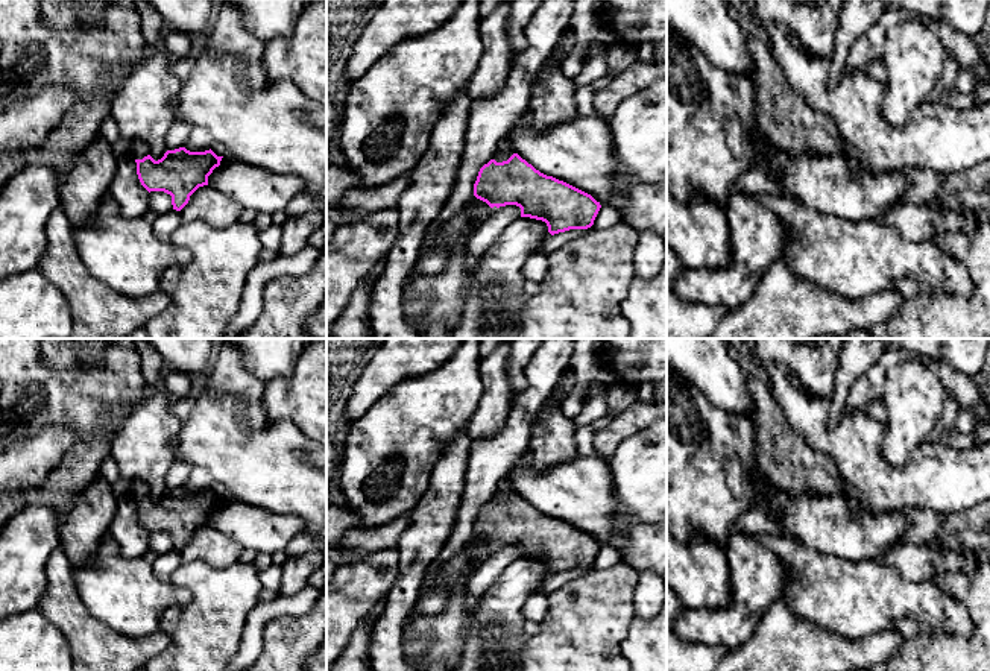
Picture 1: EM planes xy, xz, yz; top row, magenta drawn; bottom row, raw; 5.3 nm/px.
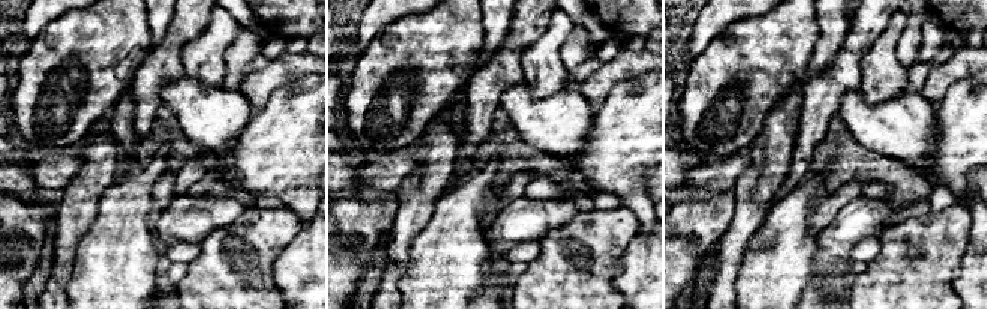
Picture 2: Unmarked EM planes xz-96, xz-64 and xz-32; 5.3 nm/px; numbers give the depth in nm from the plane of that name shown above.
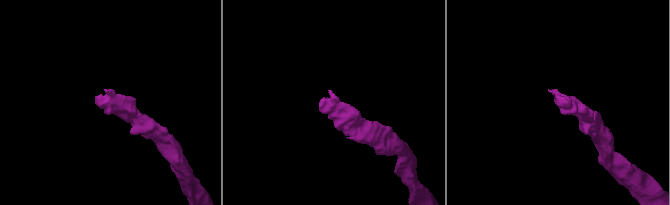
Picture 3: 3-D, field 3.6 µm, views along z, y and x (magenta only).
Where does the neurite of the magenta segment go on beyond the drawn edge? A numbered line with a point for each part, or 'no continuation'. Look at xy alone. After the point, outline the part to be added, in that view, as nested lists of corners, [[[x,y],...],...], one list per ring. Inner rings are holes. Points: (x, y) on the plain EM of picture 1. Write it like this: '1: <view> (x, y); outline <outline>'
1: xy (138, 491); outline [[[132,483],[131,495],[132,495],[135,499],[143,499],[144,496],[149,495],[149,489],[147,489],[147,486],[143,484],[143,483]]]

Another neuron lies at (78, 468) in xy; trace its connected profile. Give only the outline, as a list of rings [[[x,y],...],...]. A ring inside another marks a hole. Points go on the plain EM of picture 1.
[[[96,436],[76,440],[52,469],[41,489],[50,496],[47,506],[65,516],[76,495],[96,477],[99,465],[109,455],[109,443]]]

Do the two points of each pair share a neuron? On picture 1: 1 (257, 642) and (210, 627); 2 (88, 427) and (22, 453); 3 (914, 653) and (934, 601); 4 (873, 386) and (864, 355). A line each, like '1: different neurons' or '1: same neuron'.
1: different neurons
2: different neurons
3: different neurons
4: different neurons

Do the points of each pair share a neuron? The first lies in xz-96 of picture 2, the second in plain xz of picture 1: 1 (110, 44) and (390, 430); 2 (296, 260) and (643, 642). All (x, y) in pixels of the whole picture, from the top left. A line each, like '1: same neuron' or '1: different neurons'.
1: same neuron
2: same neuron

